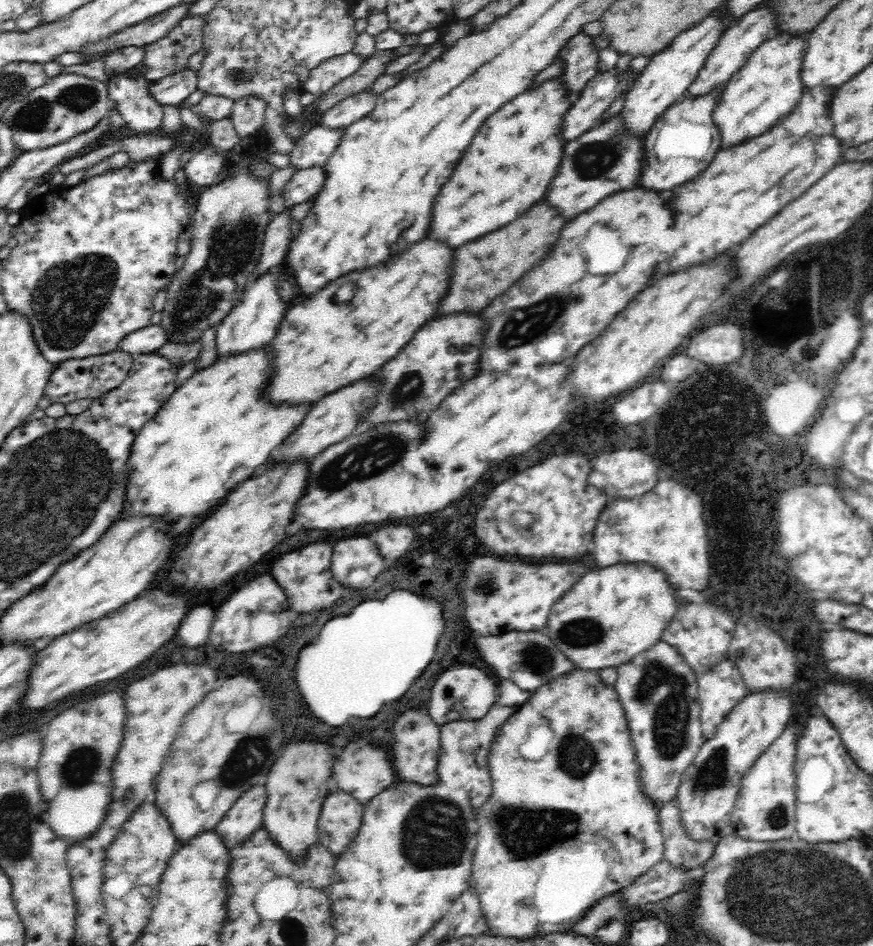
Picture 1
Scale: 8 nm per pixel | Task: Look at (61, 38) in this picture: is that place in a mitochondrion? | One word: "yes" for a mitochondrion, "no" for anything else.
no

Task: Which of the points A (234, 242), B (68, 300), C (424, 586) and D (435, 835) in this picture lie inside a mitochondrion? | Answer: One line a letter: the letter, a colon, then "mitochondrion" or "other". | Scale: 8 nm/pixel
A: mitochondrion
B: mitochondrion
C: other
D: mitochondrion

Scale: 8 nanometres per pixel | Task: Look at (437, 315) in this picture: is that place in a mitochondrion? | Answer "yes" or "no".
no

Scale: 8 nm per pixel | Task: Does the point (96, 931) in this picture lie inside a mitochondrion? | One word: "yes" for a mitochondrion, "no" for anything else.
no

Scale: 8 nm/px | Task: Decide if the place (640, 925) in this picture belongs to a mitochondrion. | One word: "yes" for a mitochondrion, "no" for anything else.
no

